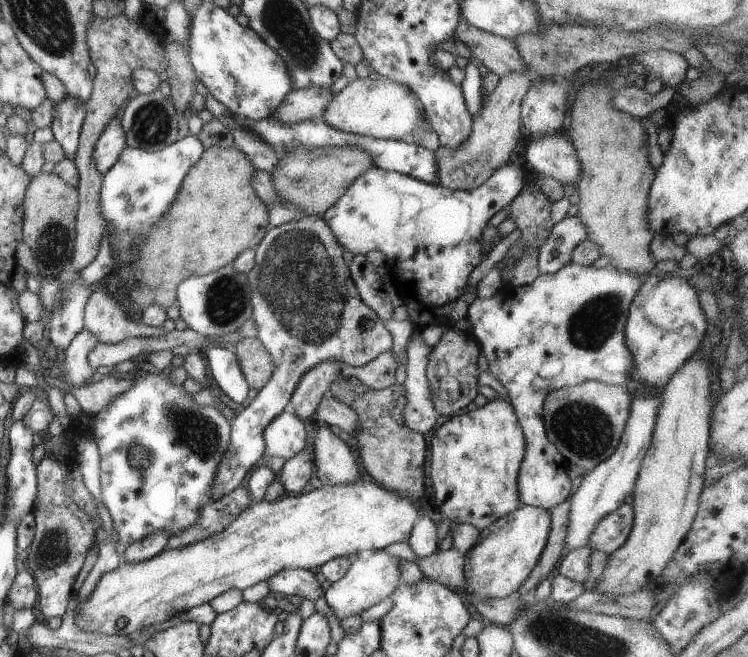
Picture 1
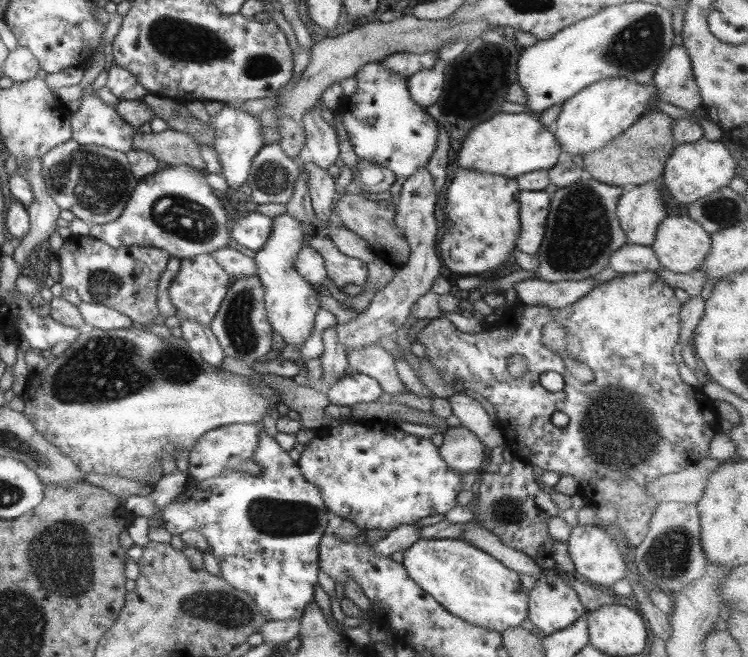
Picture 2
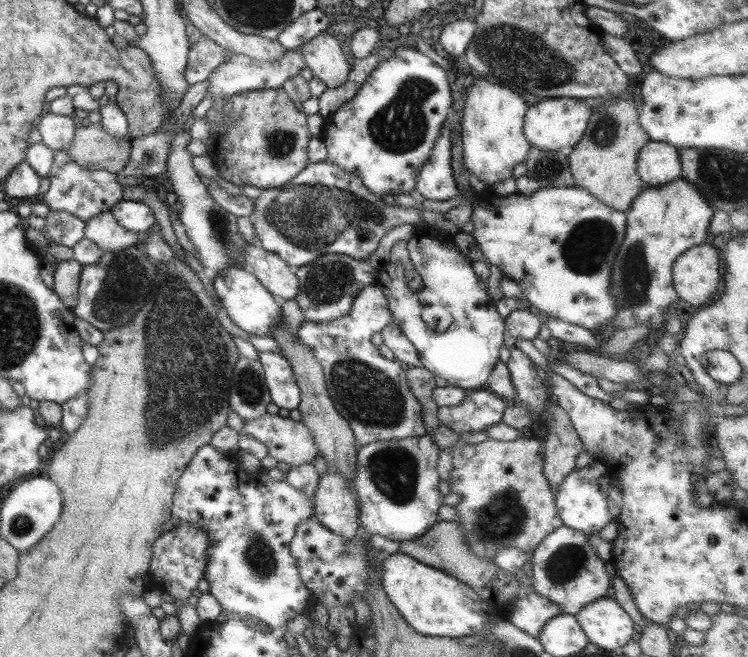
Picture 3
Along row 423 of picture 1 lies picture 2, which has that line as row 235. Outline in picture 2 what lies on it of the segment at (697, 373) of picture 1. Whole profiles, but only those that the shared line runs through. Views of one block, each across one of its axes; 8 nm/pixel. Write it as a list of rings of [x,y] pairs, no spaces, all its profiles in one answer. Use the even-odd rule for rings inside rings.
[[[666,216],[650,247],[662,269],[687,274],[701,266],[709,252],[710,235],[688,216]]]

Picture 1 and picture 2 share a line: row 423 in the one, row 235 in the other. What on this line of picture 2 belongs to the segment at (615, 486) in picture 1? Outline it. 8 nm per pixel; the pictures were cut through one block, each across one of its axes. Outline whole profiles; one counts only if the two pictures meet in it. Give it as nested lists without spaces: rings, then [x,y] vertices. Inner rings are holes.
[[[649,181],[620,193],[615,216],[627,244],[650,247],[659,222],[667,216],[658,184]]]

